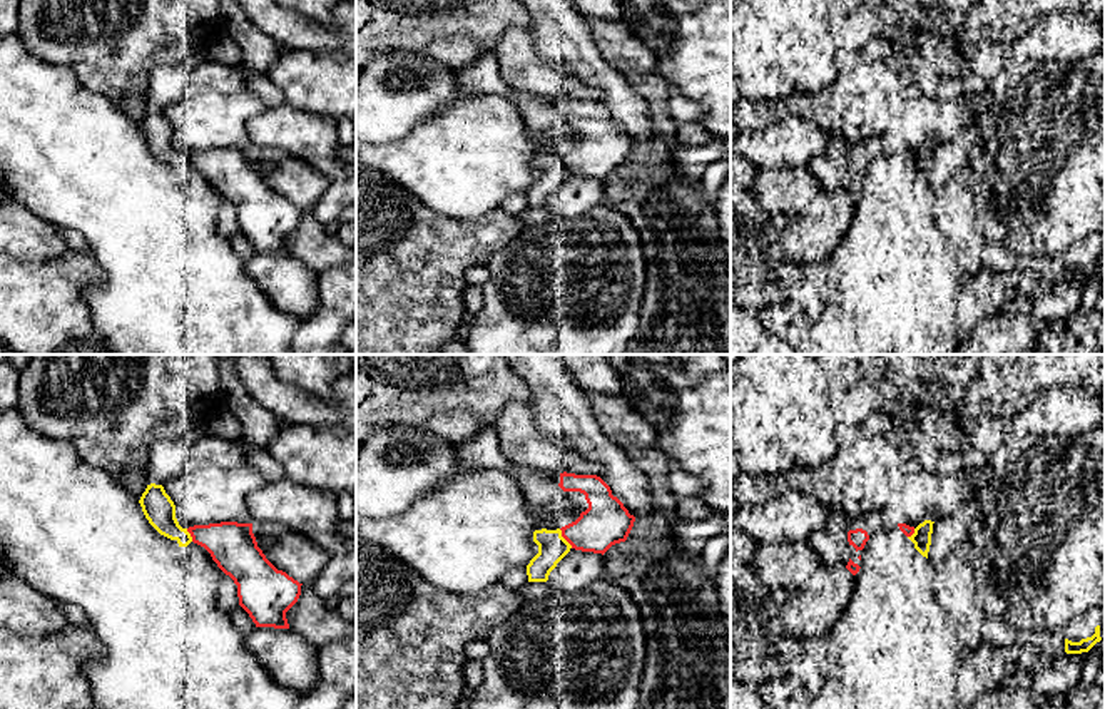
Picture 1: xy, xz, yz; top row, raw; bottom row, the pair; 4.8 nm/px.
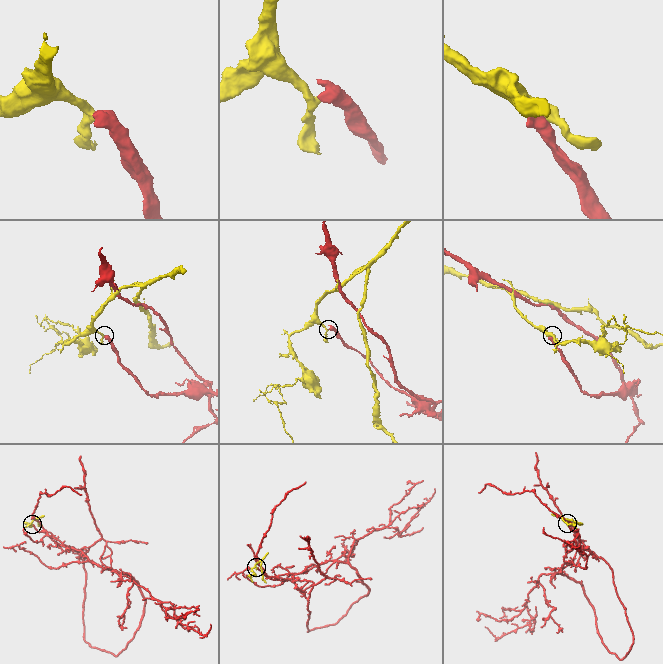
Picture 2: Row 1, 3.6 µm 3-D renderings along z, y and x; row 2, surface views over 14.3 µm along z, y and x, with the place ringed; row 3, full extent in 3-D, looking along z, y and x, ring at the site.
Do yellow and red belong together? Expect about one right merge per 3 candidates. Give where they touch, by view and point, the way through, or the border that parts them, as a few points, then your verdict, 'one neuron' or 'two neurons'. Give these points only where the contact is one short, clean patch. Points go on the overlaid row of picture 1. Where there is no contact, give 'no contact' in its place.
contact xz (564, 539); two neurons

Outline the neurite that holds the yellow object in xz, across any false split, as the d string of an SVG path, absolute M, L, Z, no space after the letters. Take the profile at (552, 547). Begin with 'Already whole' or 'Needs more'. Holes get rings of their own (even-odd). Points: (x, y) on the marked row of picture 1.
Already whole. M535 530L533 542L538 553L527 565L528 582L547 582L550 572L570 552L572 545L562 537L562 530Z

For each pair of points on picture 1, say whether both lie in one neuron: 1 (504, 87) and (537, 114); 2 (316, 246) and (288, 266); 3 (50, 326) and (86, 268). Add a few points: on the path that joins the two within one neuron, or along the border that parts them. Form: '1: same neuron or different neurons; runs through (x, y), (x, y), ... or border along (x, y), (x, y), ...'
1: same neuron; runs through (512, 94), (529, 106)
2: different neurons; border along (290, 251), (316, 275)
3: same neuron; runs through (50, 311), (50, 303), (71, 283)

